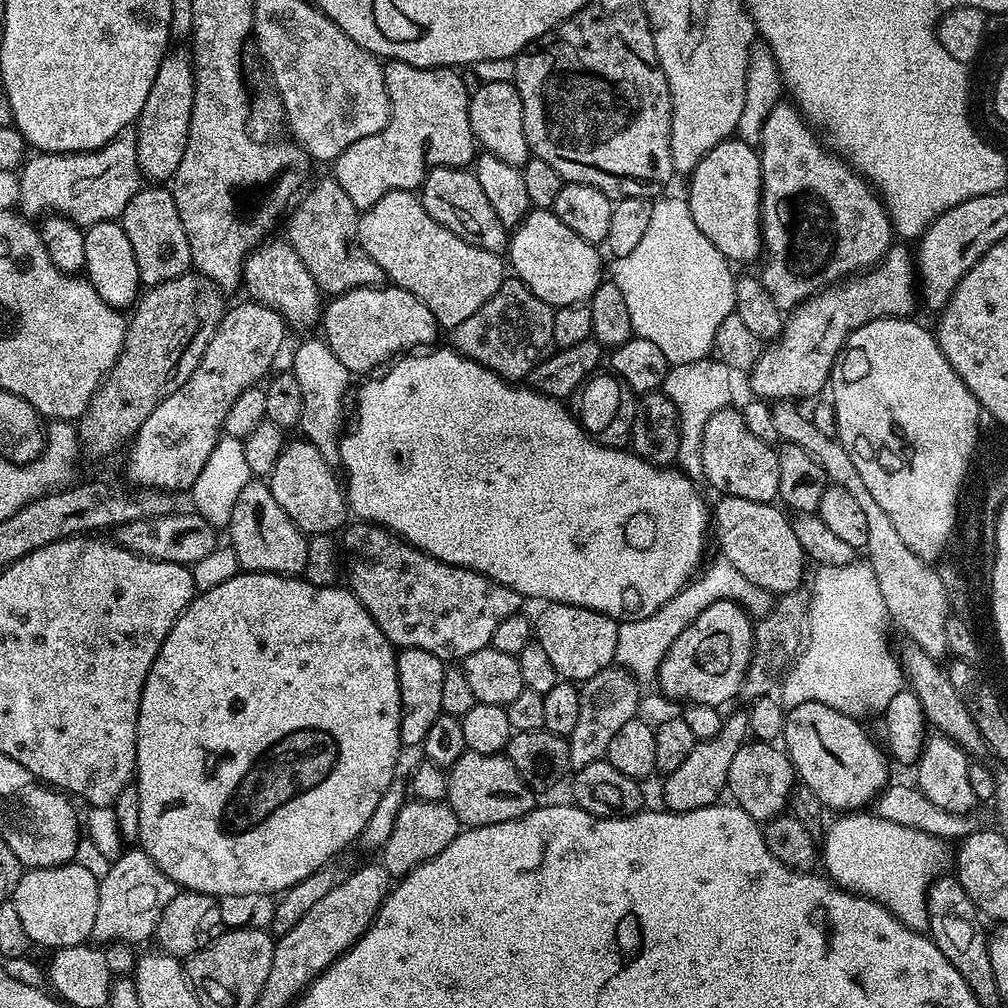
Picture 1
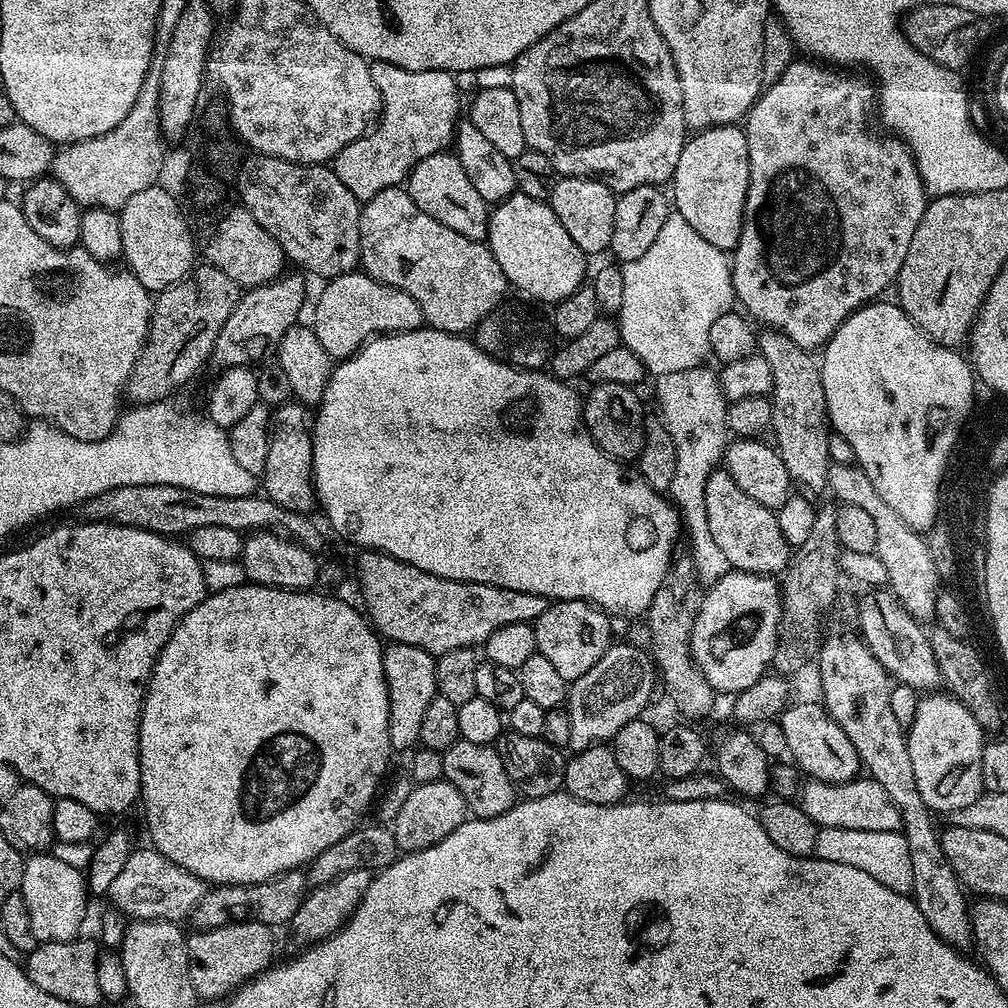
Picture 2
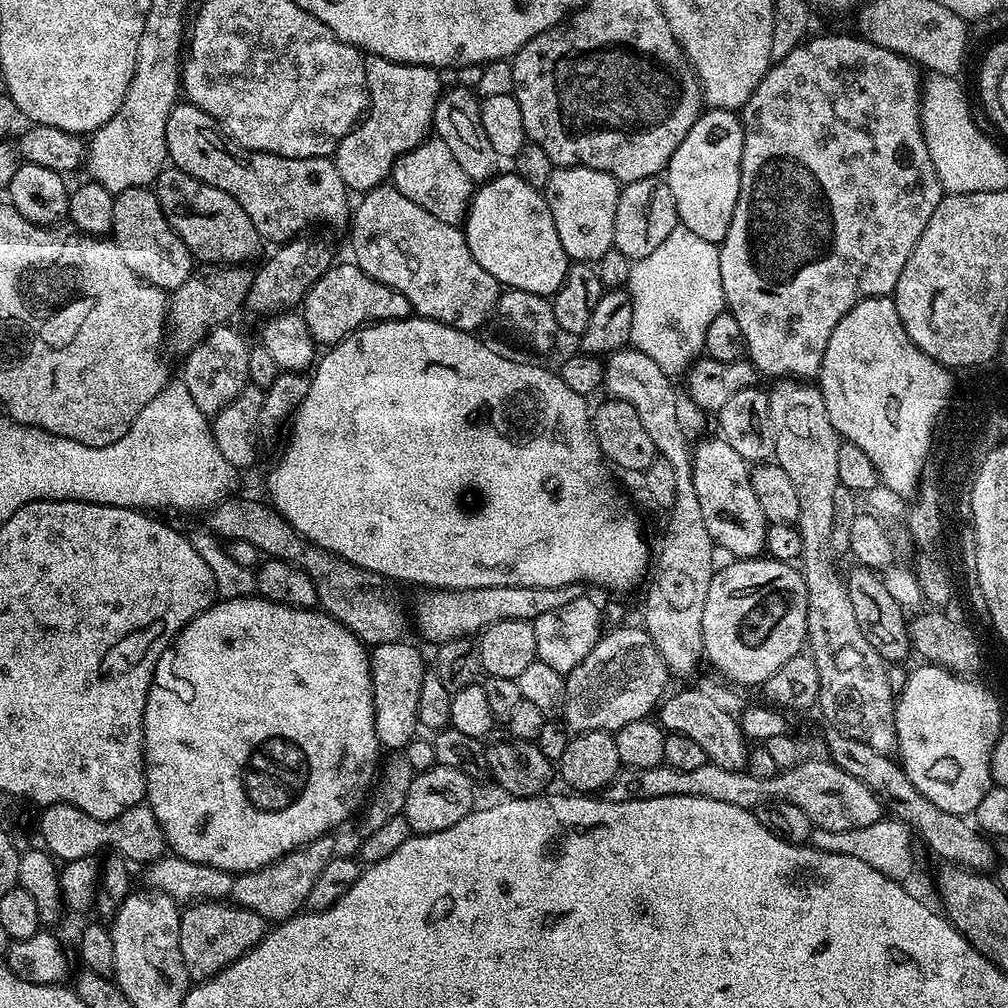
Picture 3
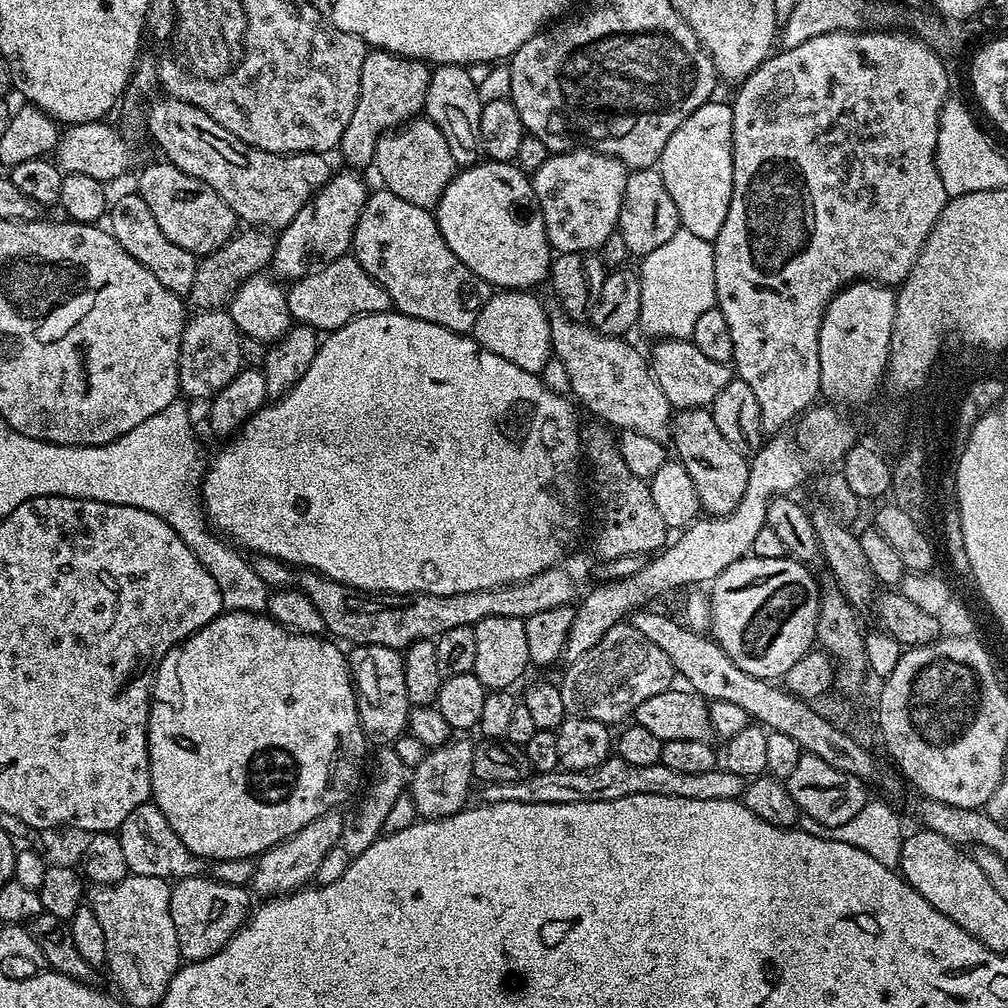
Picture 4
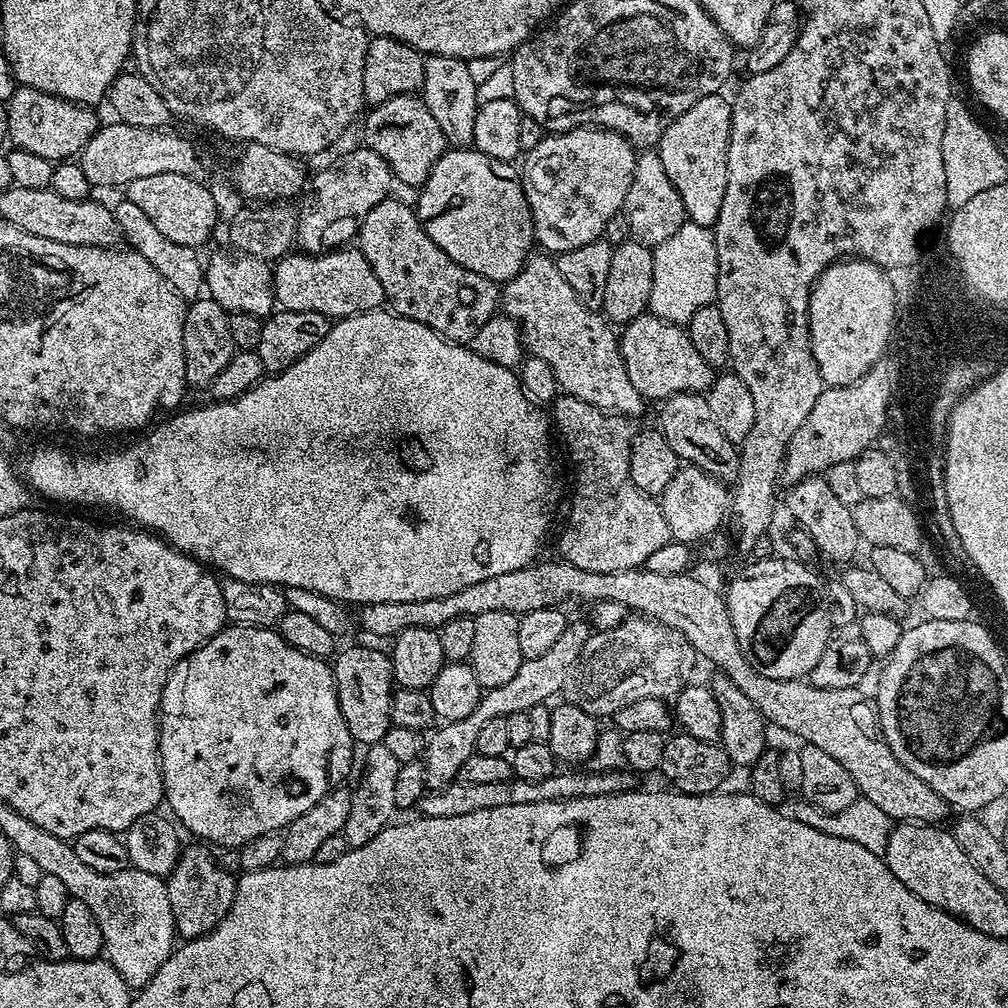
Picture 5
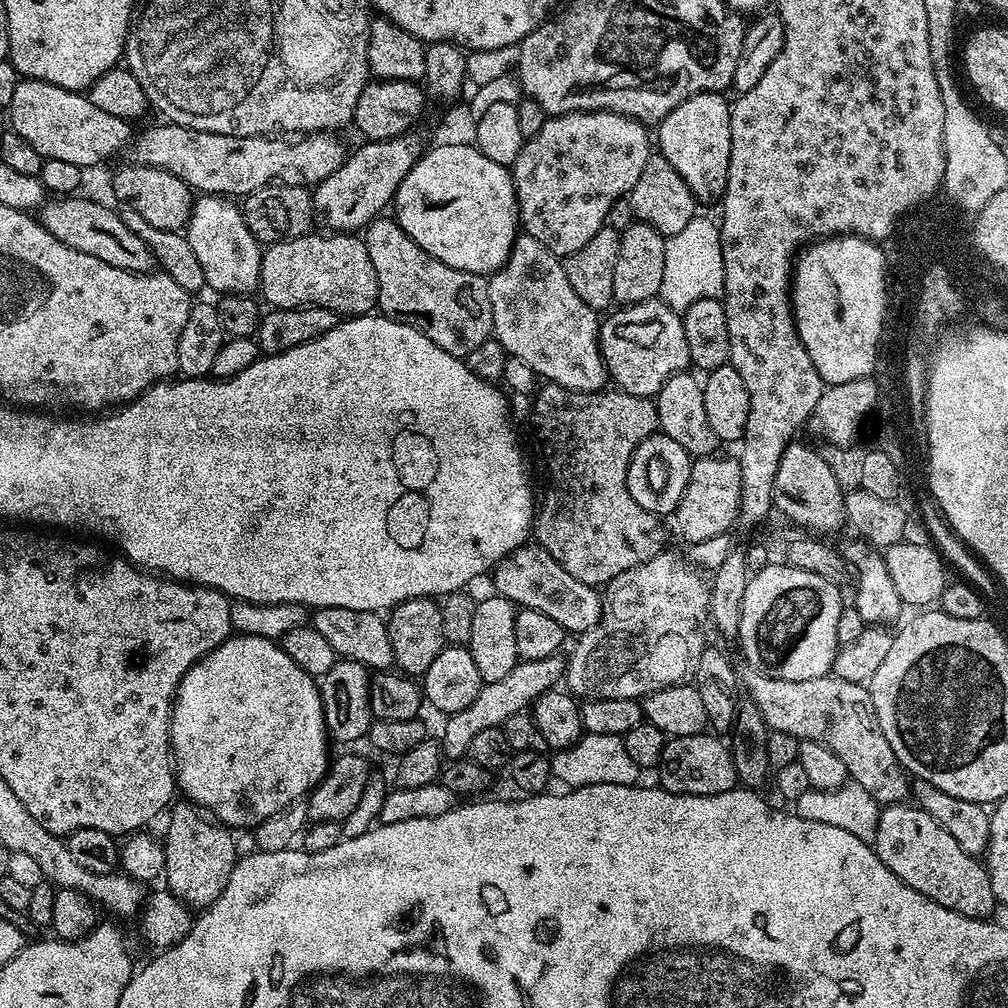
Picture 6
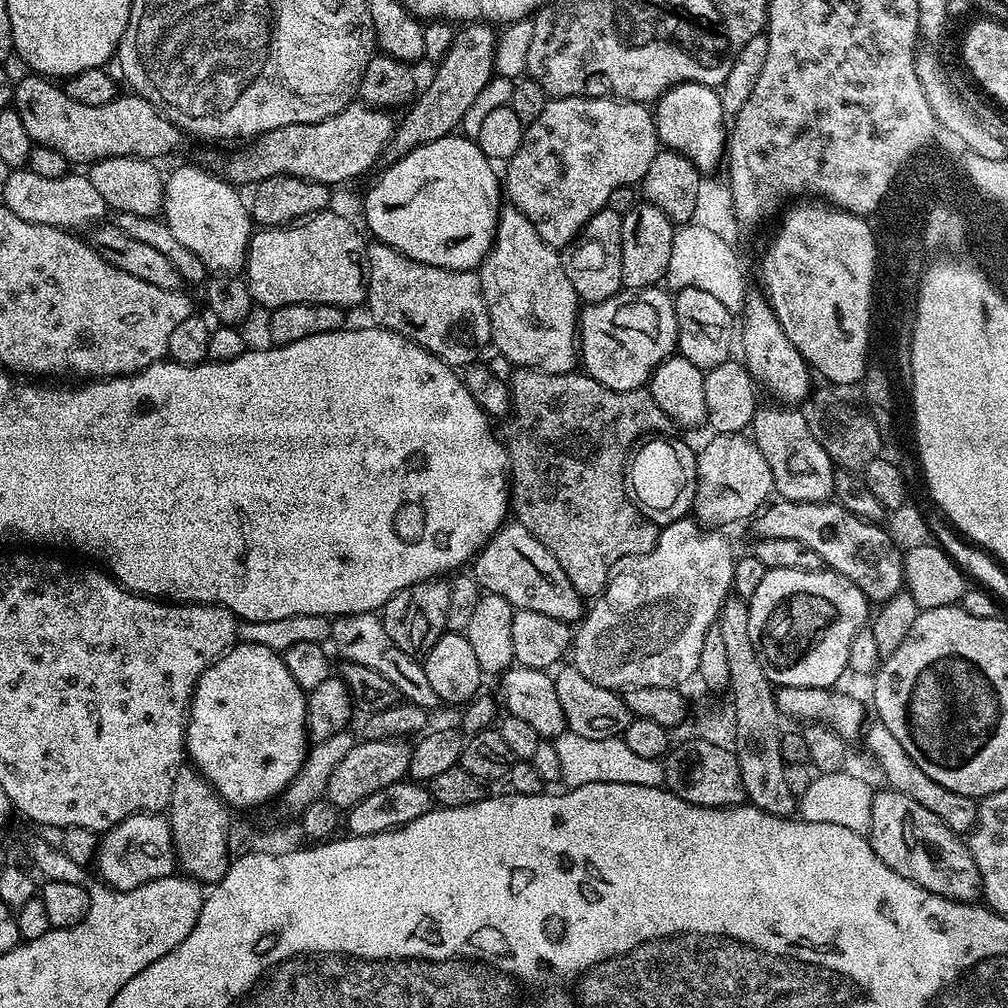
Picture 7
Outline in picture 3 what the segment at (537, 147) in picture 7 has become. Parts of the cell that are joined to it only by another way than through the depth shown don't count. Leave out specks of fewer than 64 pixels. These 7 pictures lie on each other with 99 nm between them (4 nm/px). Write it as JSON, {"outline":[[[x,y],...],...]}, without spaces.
{"outline":[[[553,167],[550,182],[544,187],[544,200],[548,203],[550,218],[554,218],[554,230],[562,241],[562,250],[566,250],[569,261],[595,262],[614,247],[614,214],[618,214],[618,198],[621,183],[610,174],[593,168]]]}

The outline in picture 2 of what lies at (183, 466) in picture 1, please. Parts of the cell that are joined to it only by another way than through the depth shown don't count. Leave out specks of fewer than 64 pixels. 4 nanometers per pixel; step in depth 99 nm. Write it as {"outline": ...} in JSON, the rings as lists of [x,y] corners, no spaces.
{"outline":[[[281,275],[270,284],[249,288],[241,295],[212,348],[211,359],[217,360],[221,369],[252,366],[263,361],[264,351],[271,344],[272,347],[279,345],[280,339],[297,327],[299,320],[296,319],[299,318],[300,307],[304,304],[305,277],[288,275]]]}

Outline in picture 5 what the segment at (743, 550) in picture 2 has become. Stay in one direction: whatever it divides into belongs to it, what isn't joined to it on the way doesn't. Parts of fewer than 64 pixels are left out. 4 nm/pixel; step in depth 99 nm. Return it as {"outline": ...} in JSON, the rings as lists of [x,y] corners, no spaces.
{"outline":[[[683,392],[677,396],[668,397],[659,405],[659,408],[660,424],[658,424],[658,431],[664,435],[666,442],[670,442],[670,450],[674,450],[674,454],[680,461],[684,464],[695,464],[697,468],[701,468],[703,472],[710,474],[716,480],[735,481],[740,465],[740,454],[737,445],[732,444],[730,438],[726,438],[726,434],[722,434],[722,430],[718,430],[718,426],[714,426],[714,418],[710,418],[707,395],[699,392]]]}

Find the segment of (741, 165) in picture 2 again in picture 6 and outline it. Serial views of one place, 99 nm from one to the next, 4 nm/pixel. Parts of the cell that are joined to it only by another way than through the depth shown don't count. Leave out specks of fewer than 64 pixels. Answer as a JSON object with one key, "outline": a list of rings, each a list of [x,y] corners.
{"outline":[[[699,92],[698,95],[691,96],[689,100],[682,102],[674,110],[670,110],[670,114],[666,114],[666,118],[661,120],[658,125],[658,131],[660,131],[659,155],[664,156],[666,162],[670,162],[670,166],[674,166],[674,170],[678,170],[678,174],[682,174],[682,182],[686,182],[686,186],[690,186],[690,190],[700,202],[704,202],[704,200],[719,201],[726,190],[728,167],[730,166],[730,118],[732,117],[730,100],[727,100],[726,97],[727,95],[718,92]]]}

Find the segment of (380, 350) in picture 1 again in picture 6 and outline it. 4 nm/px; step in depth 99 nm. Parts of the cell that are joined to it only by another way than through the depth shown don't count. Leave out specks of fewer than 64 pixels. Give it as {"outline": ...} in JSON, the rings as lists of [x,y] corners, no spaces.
{"outline":[[[309,234],[293,240],[277,240],[263,249],[258,289],[259,295],[264,295],[263,303],[268,303],[272,308],[302,308],[306,304],[313,304],[330,309],[340,318],[369,315],[377,307],[378,278],[363,239],[356,234],[324,235],[328,236]]]}

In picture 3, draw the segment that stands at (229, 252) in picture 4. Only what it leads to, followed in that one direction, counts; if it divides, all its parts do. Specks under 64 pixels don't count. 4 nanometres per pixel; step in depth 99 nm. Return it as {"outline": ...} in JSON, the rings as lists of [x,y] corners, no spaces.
{"outline":[[[201,263],[182,286],[171,289],[166,321],[166,340],[174,351],[185,354],[198,346],[212,328],[227,325],[232,315],[245,307],[252,285],[253,269],[231,264]]]}

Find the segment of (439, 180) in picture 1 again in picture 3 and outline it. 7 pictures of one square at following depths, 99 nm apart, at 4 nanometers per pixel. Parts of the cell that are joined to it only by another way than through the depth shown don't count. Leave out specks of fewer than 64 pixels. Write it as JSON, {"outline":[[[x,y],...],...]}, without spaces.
{"outline":[[[435,138],[423,140],[417,148],[398,157],[392,168],[390,183],[402,194],[406,194],[410,202],[434,214],[438,222],[457,226],[463,225],[464,217],[468,215],[468,205],[472,202],[474,191],[474,181],[466,174],[466,170],[462,170],[462,166],[458,166],[446,142]]]}

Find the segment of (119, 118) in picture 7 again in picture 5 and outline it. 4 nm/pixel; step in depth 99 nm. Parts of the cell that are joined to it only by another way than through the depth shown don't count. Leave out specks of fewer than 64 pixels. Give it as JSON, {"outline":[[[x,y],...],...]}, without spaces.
{"outline":[[[23,86],[17,87],[8,106],[8,138],[15,147],[30,150],[41,158],[53,162],[68,162],[79,157],[80,151],[95,134],[98,121],[91,107],[75,104],[69,100],[59,100],[57,96],[46,94]]]}

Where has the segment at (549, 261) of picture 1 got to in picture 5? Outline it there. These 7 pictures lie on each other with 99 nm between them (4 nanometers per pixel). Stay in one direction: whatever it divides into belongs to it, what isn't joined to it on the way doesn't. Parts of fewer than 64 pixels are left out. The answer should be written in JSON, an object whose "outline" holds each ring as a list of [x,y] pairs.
{"outline":[[[471,147],[445,151],[444,157],[437,162],[432,173],[426,178],[426,182],[419,189],[418,195],[420,195],[420,197],[414,200],[416,217],[419,218],[421,226],[426,230],[426,234],[430,234],[430,238],[434,238],[434,242],[437,246],[442,250],[446,250],[446,254],[450,254],[450,258],[454,258],[454,262],[458,262],[466,270],[470,270],[474,274],[482,274],[487,280],[495,280],[497,282],[507,282],[514,279],[522,270],[522,266],[527,262],[534,248],[532,211],[530,210],[528,199],[524,193],[524,181],[521,173],[519,171],[515,172],[512,167],[513,165],[509,163],[509,161],[495,160],[486,154],[473,150]]]}

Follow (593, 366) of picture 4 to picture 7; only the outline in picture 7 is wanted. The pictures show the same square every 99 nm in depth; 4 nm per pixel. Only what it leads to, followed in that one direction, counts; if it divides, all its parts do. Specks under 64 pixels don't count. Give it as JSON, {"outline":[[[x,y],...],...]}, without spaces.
{"outline":[[[511,206],[501,207],[500,218],[496,227],[496,238],[492,242],[492,249],[486,253],[484,261],[480,263],[478,271],[480,273],[480,285],[484,291],[486,310],[490,314],[490,322],[492,323],[492,344],[495,351],[499,355],[505,356],[516,368],[533,368],[546,374],[566,374],[567,372],[577,371],[578,313],[582,308],[581,301],[577,297],[574,286],[570,286],[570,278],[566,278],[566,270],[564,269],[561,253],[557,249],[550,247],[542,238],[542,234],[538,234],[538,230],[534,230],[534,222],[530,222],[530,218],[526,218],[526,214],[522,214],[522,210]]]}

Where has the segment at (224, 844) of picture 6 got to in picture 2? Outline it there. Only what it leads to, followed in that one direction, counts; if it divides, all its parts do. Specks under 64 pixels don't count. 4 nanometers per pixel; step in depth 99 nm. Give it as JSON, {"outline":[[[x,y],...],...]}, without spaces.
{"outline":[[[259,918],[232,923],[225,922],[216,928],[196,930],[193,936],[187,937],[190,982],[201,1001],[222,1000],[231,996],[247,980],[253,980],[273,963],[276,936],[269,925],[263,924]]]}

